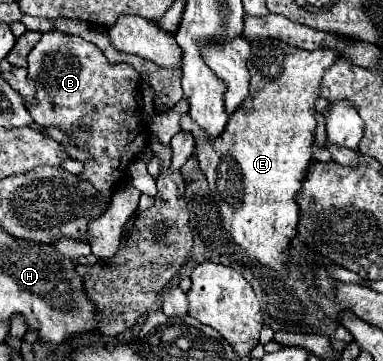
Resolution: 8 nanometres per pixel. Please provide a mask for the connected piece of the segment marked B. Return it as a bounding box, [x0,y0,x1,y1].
[26,31,148,209]

